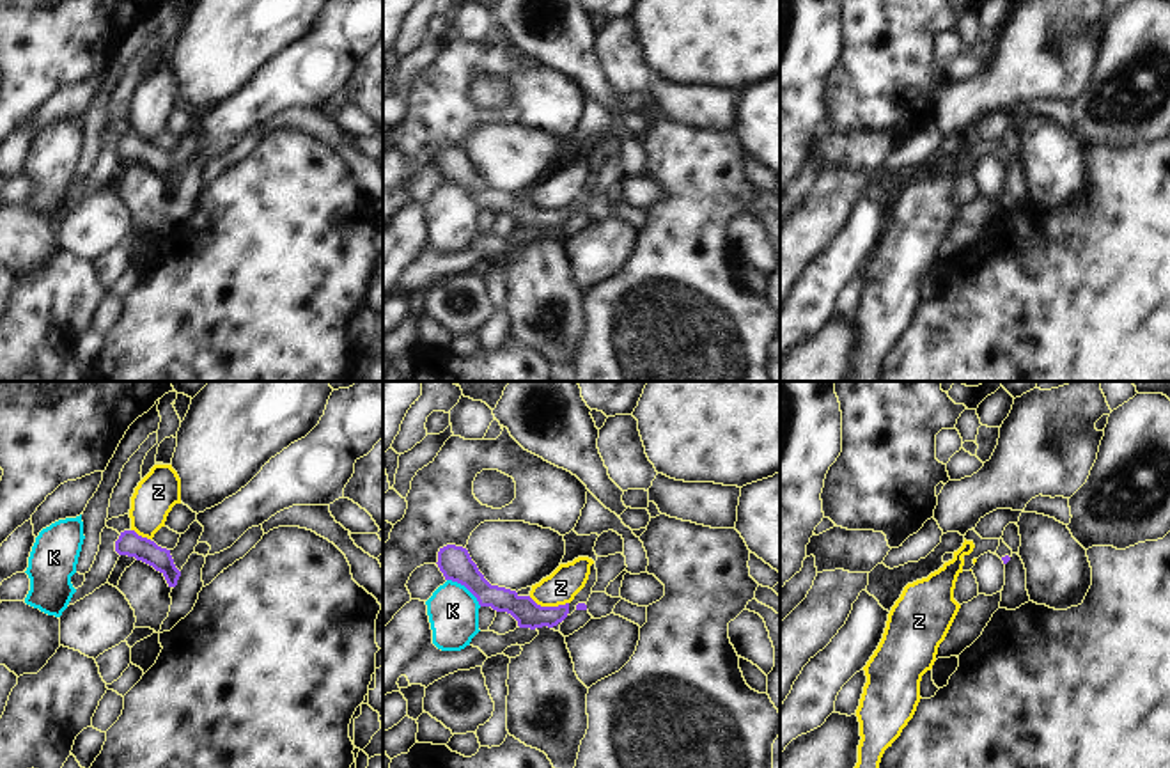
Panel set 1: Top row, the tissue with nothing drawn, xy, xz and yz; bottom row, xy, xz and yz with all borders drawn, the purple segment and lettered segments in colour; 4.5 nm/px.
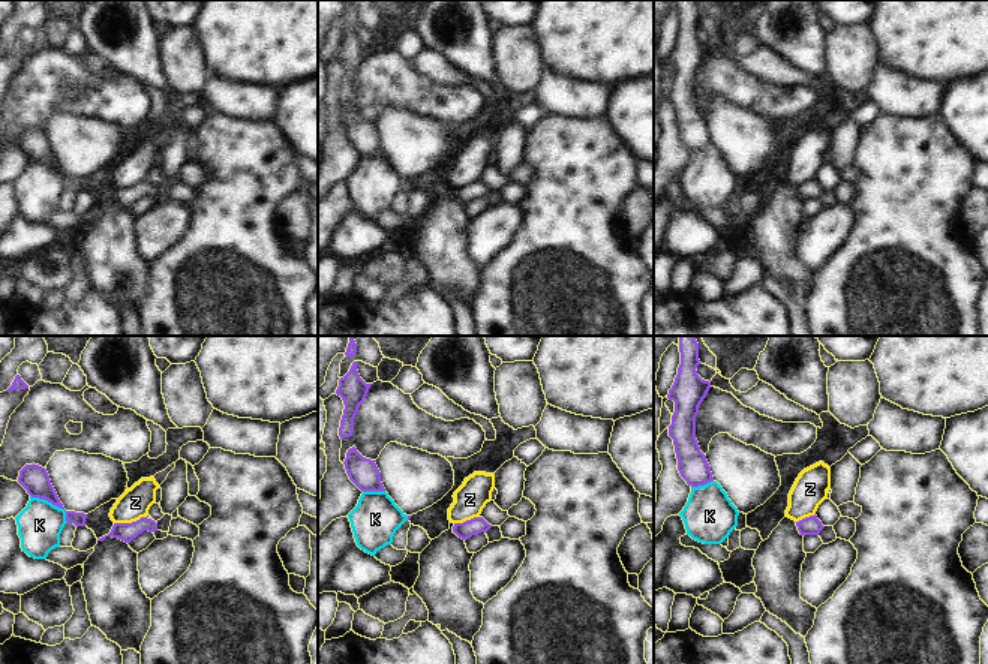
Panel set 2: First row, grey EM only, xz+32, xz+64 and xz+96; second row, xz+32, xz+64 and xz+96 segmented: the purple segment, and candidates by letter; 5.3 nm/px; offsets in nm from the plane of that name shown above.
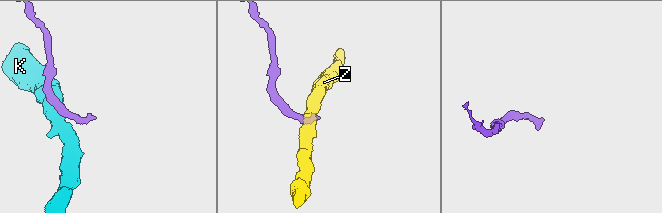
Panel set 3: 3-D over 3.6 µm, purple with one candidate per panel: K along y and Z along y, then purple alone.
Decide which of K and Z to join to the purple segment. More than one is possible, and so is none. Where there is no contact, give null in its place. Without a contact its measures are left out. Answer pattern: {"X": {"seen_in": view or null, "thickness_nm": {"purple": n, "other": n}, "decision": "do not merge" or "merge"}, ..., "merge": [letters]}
{"K": {"seen_in": "xz", "thickness_nm": {"purple": 150, "other": 220}, "decision": "do not merge"}, "Z": {"seen_in": "xz", "thickness_nm": {"purple": 120, "other": 150}, "decision": "do not merge"}, "merge": []}

